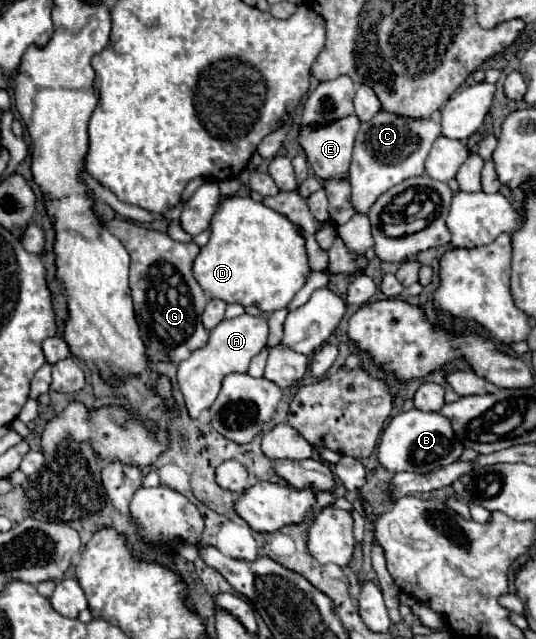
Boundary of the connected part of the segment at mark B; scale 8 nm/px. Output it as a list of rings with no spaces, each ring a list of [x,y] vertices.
[[[409,410],[391,418],[379,444],[379,462],[393,472],[431,472],[441,466],[449,466],[457,462],[463,454],[463,444],[455,438],[451,428],[451,420],[441,412],[423,412]]]

